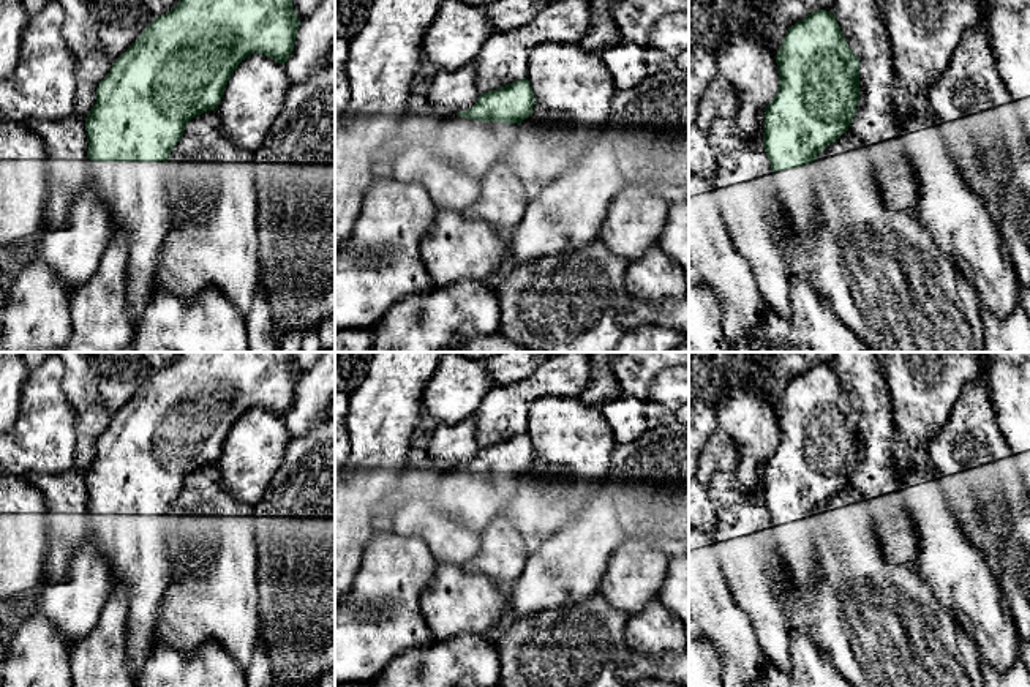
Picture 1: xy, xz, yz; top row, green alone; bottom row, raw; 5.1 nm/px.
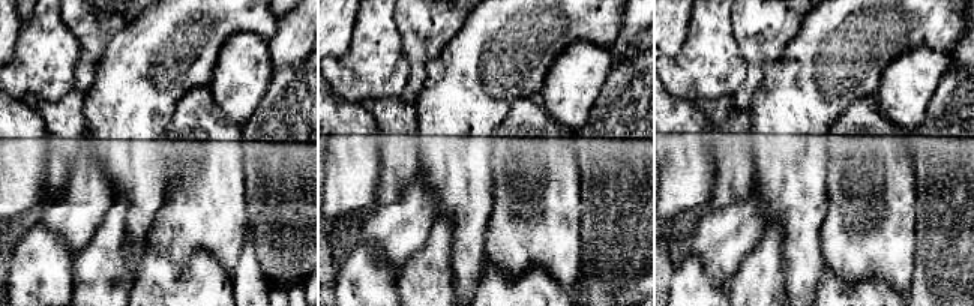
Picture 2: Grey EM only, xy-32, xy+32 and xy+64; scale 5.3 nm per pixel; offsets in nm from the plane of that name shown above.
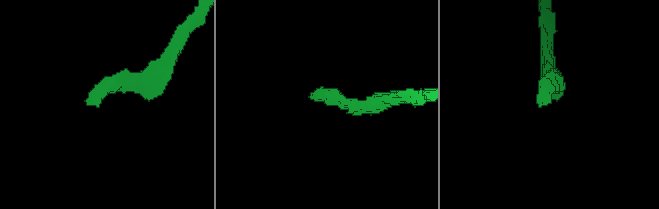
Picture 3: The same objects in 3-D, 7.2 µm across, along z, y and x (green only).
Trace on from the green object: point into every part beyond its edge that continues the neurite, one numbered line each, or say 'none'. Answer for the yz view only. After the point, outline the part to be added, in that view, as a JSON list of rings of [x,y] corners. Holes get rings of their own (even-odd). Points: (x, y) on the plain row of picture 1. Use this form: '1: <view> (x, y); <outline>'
1: yz (795, 540); [[[809,520],[771,527],[779,553],[798,589],[810,589],[818,581],[818,553]]]

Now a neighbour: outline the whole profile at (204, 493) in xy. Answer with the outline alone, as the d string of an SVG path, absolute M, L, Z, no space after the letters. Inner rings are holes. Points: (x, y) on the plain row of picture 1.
M207 464L185 479L183 488L166 516L166 527L174 567L156 616L156 636L188 652L205 641L216 641L246 670L261 635L253 505L245 504L231 493L216 464Z

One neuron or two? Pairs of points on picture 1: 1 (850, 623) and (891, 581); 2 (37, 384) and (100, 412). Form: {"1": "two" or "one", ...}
{"1": "one", "2": "two"}

